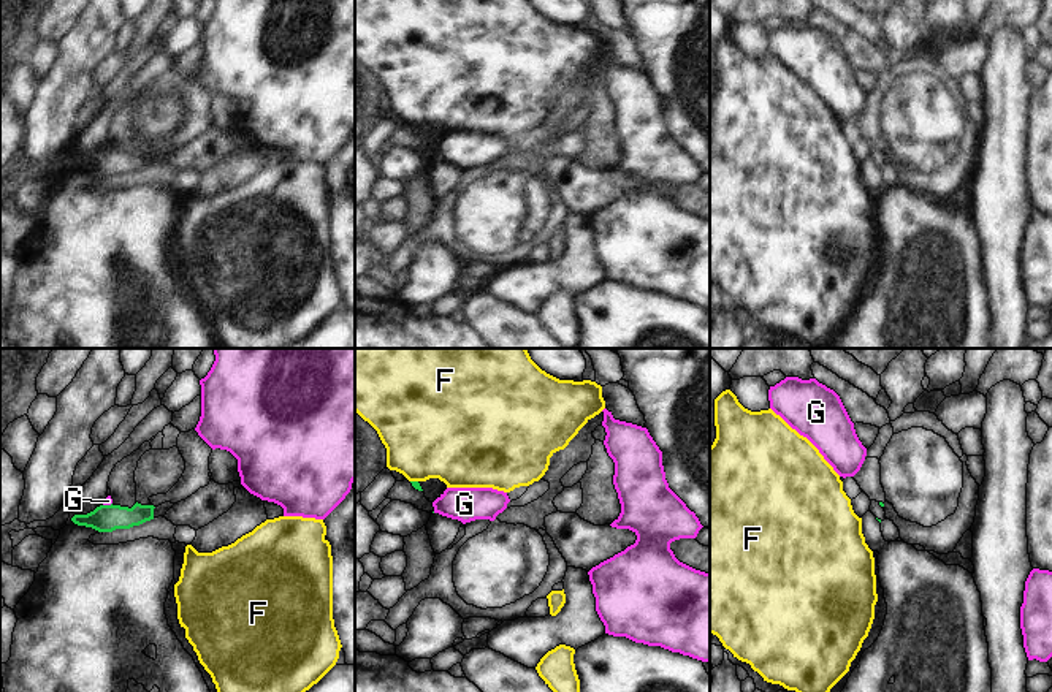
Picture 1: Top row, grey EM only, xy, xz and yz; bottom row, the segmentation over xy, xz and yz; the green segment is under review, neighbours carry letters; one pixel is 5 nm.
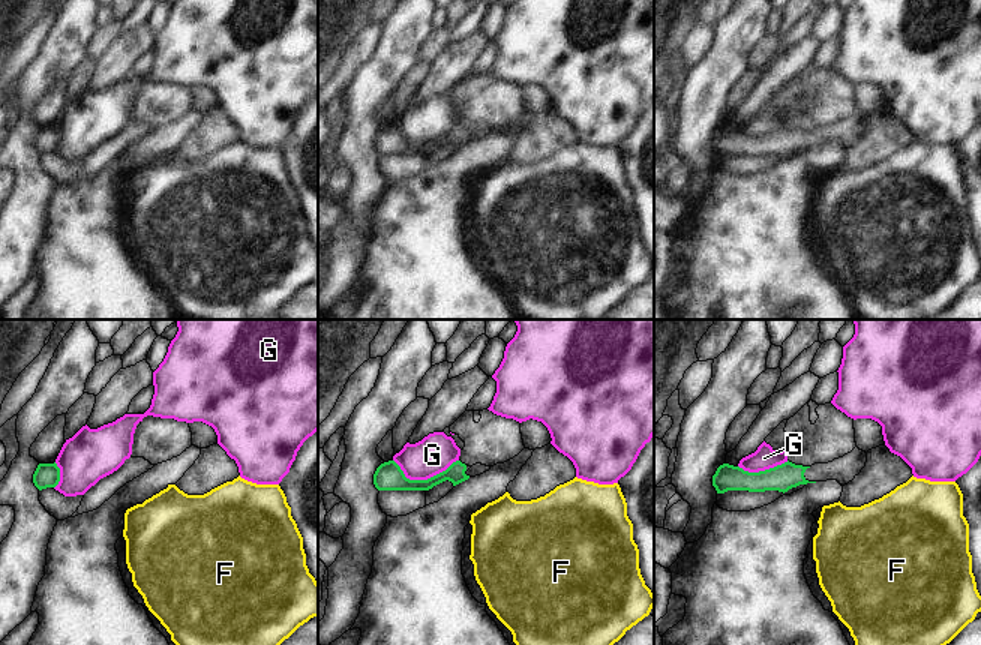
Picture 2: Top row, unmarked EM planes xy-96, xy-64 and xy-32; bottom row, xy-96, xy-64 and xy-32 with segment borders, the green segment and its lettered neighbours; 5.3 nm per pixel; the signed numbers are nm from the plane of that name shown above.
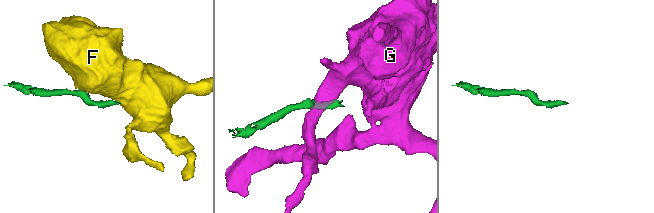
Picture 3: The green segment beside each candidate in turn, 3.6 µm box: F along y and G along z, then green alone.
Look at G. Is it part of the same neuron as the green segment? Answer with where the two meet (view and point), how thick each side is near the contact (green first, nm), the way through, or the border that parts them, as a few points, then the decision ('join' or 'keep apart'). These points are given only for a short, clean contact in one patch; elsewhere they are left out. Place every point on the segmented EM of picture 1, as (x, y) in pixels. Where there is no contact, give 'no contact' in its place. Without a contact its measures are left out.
contact xy (106, 505); calibres 140 and 50 nm; border xy (111, 502), (103, 505); keep apart

